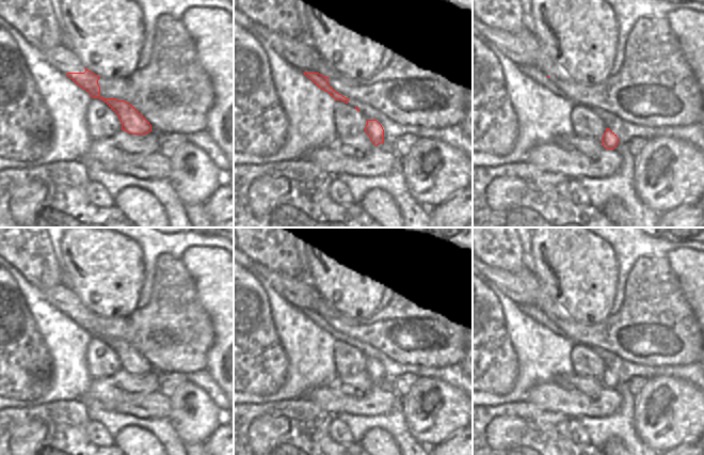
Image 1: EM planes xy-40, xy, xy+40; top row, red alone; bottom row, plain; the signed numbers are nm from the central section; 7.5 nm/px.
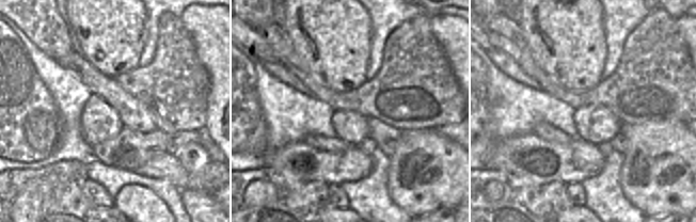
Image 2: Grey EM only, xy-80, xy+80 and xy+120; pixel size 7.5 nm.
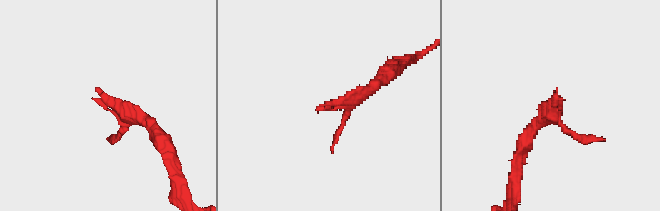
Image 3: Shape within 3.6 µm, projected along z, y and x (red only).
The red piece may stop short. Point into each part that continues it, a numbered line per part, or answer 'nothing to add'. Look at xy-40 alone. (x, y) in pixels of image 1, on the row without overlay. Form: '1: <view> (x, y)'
1: xy-40 (67, 300)

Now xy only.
1: xy (294, 291)

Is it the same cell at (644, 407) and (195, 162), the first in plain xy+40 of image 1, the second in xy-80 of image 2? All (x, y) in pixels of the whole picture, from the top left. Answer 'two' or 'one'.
one

